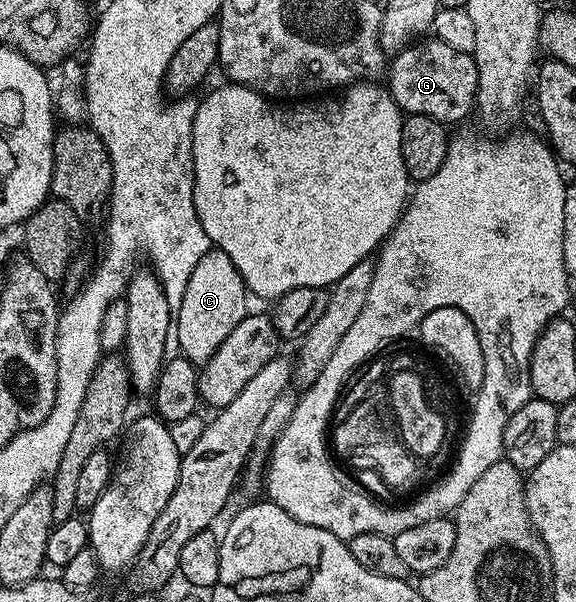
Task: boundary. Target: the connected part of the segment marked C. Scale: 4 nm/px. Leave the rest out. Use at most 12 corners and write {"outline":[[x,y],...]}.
{"outline":[[229,254],[191,269],[175,342],[199,366],[247,317]]}

